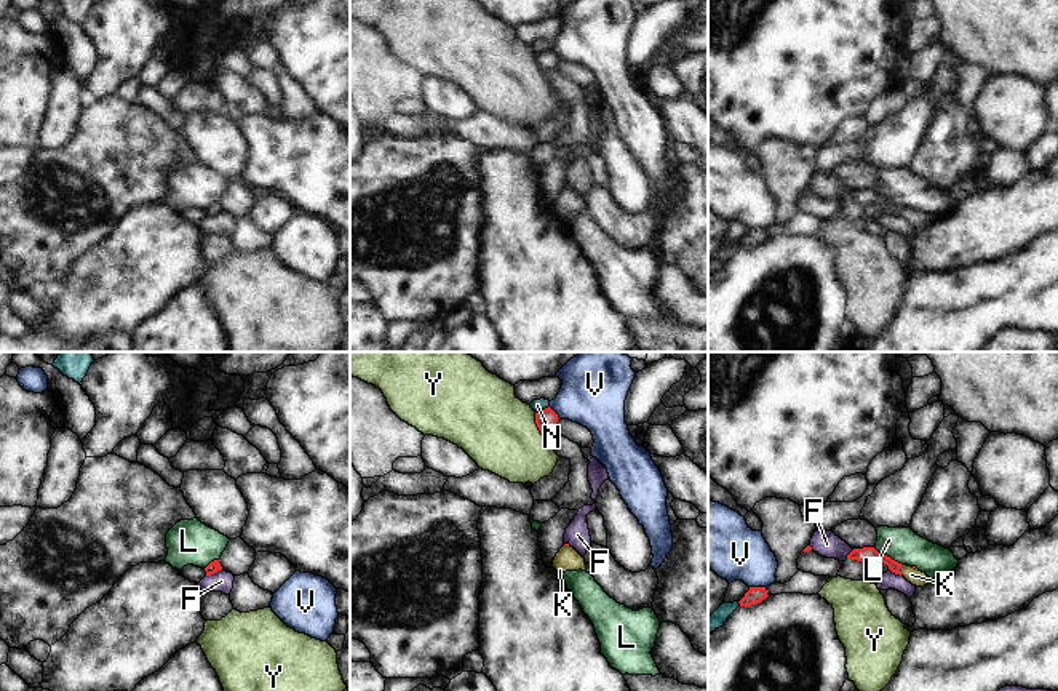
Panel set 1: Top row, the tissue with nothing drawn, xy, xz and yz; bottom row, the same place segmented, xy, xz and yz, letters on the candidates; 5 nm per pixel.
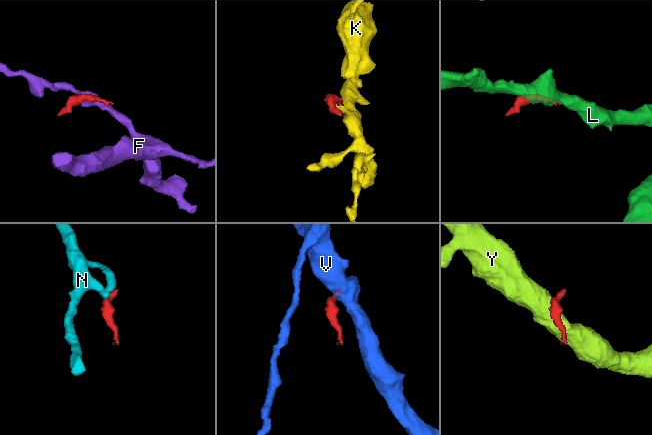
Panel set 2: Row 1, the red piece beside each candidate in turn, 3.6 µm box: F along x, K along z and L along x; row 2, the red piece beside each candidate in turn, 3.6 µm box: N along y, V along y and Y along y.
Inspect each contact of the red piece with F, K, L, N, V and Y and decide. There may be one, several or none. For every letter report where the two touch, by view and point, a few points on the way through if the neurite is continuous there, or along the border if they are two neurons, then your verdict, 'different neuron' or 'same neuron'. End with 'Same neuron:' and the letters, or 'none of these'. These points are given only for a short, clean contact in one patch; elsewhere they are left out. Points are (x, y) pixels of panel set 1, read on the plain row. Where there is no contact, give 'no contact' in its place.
F: xy (213, 215) | along xy (221, 210), (206, 218) | different neuron
K: yz (898, 211) | across yz (867, 195), (884, 200), (898, 211), (911, 216) | same neuron
L: yz (886, 197) | different neuron
N: xz (542, 51) | along xz (548, 47), (536, 55) | different neuron
V: yz (758, 229) | along yz (750, 227), (766, 229) | different neuron
Y: xz (539, 71) | along xz (534, 55), (534, 64), (550, 88) | different neuron
Same neuron: K

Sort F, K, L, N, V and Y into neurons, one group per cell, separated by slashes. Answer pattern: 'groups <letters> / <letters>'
groups F / K / L / N / V / Y

